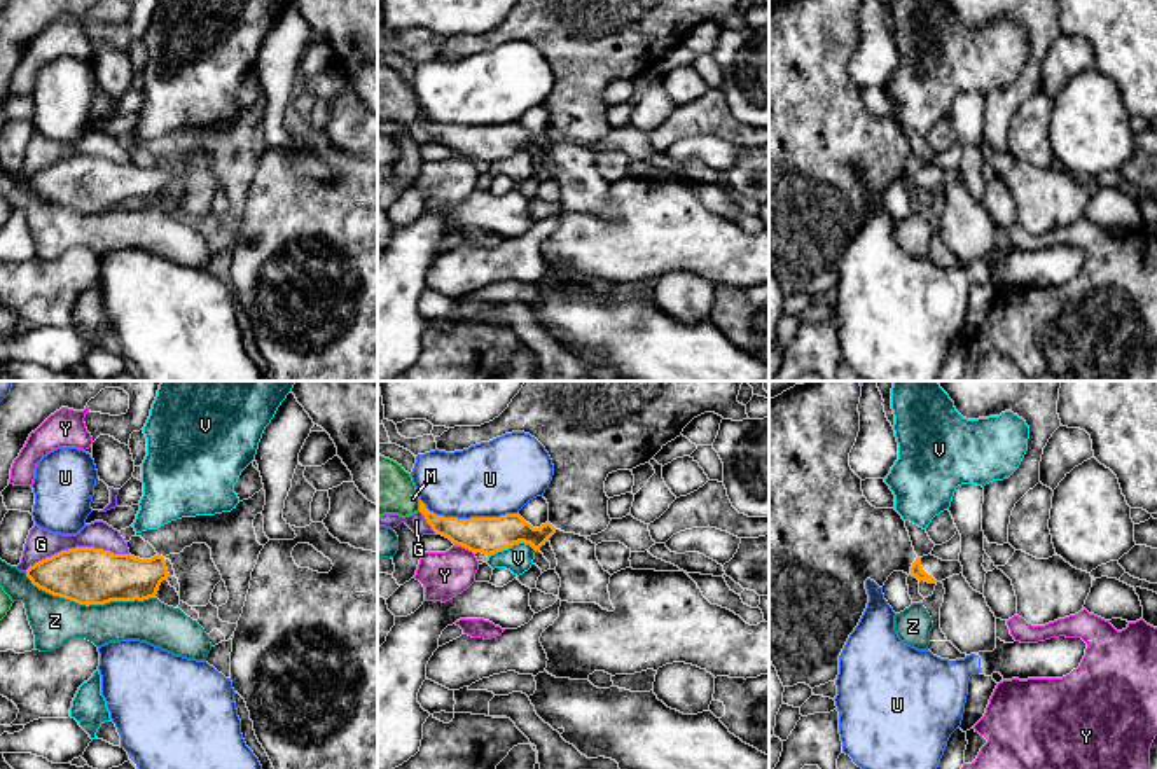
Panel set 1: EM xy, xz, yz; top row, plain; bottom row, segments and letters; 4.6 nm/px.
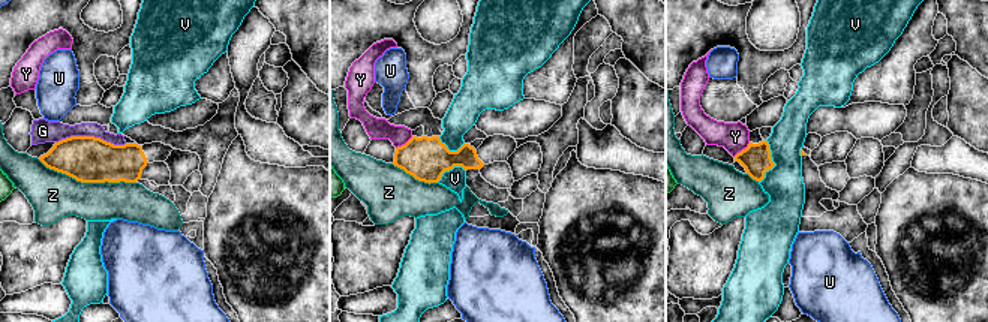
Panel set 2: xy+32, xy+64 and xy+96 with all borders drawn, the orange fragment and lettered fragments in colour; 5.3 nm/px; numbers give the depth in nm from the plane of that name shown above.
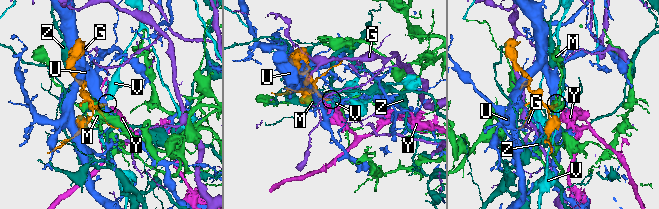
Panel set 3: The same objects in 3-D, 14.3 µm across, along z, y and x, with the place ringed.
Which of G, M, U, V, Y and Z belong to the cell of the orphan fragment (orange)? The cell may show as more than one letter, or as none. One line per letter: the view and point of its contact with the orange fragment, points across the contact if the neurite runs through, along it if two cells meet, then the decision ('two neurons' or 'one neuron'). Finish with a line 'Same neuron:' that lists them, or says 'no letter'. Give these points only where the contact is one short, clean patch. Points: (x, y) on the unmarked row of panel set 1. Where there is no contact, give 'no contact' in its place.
G: meets orange in xy at (76, 156); two neurons
M: meets orange in xz at (420, 114); two neurons
U: meets orange in xz at (467, 128); two neurons
V: meets orange in xz at (511, 154); border along xz (535, 158), (528, 152), (514, 151), (488, 165); two neurons
Y: meets orange in xz at (465, 156); border along xz (455, 151), (474, 163); two neurons
Z: meets orange in xy at (88, 214); two neurons
Same neuron: no letter

